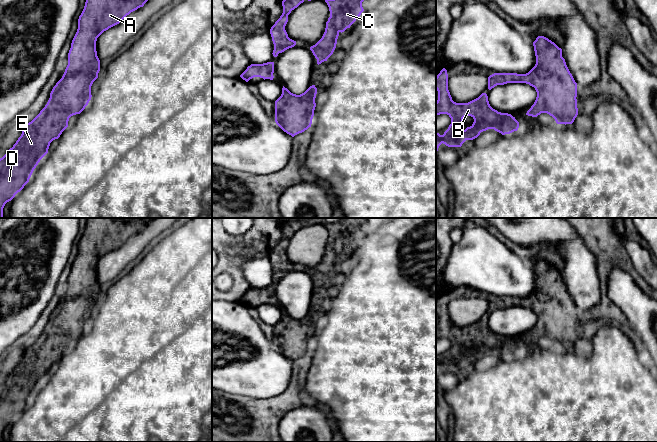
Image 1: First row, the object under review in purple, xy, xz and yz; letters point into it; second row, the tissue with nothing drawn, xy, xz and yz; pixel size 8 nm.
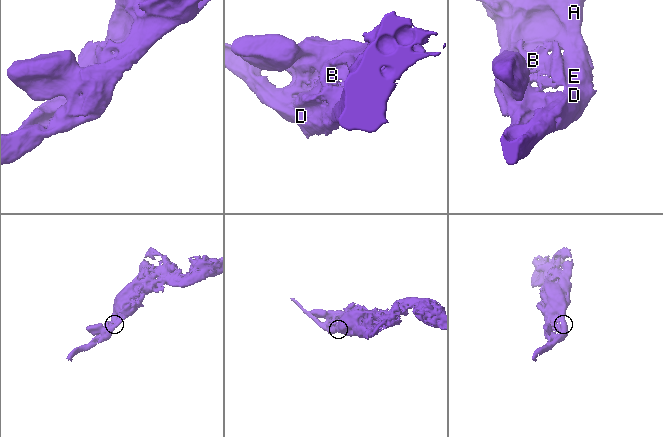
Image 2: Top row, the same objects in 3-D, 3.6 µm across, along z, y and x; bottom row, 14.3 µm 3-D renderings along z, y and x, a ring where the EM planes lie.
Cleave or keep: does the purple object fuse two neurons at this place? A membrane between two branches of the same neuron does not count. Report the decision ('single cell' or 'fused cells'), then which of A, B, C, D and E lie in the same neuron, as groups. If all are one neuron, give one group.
single cell; A B C D E

